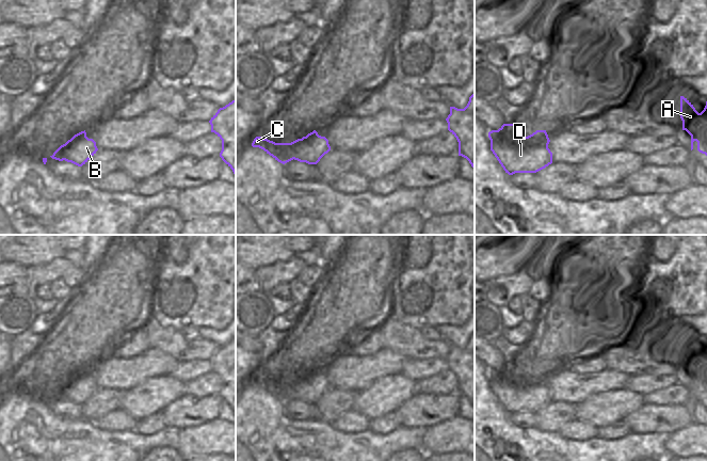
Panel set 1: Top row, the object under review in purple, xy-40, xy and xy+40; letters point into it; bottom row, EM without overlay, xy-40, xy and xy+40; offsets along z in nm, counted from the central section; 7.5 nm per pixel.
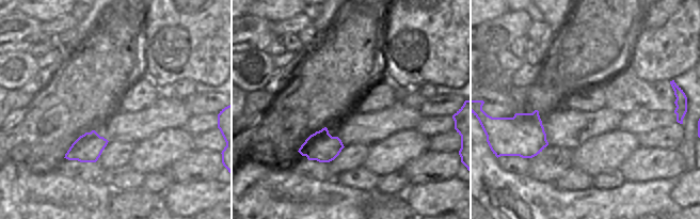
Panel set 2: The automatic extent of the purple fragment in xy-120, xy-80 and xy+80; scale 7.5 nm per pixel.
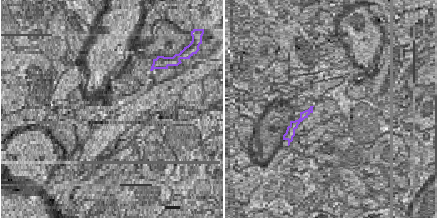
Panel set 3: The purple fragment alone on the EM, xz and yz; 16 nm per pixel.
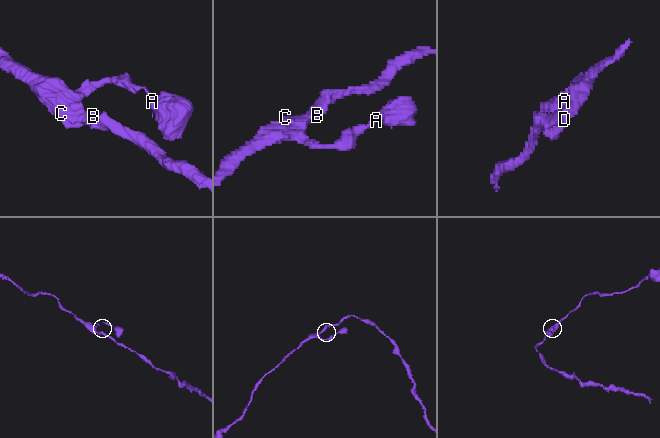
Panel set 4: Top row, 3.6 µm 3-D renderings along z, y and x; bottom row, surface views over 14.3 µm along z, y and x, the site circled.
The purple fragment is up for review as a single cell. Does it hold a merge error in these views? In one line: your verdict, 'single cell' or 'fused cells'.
single cell

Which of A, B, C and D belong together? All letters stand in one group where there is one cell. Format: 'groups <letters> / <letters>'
groups A B C D

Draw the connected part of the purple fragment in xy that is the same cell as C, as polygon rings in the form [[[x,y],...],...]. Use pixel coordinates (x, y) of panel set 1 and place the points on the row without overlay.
[[[316,369],[291,382],[275,382],[262,376],[256,376],[253,386],[259,386],[278,401],[285,403],[291,399],[317,403],[331,390],[328,379]]]

